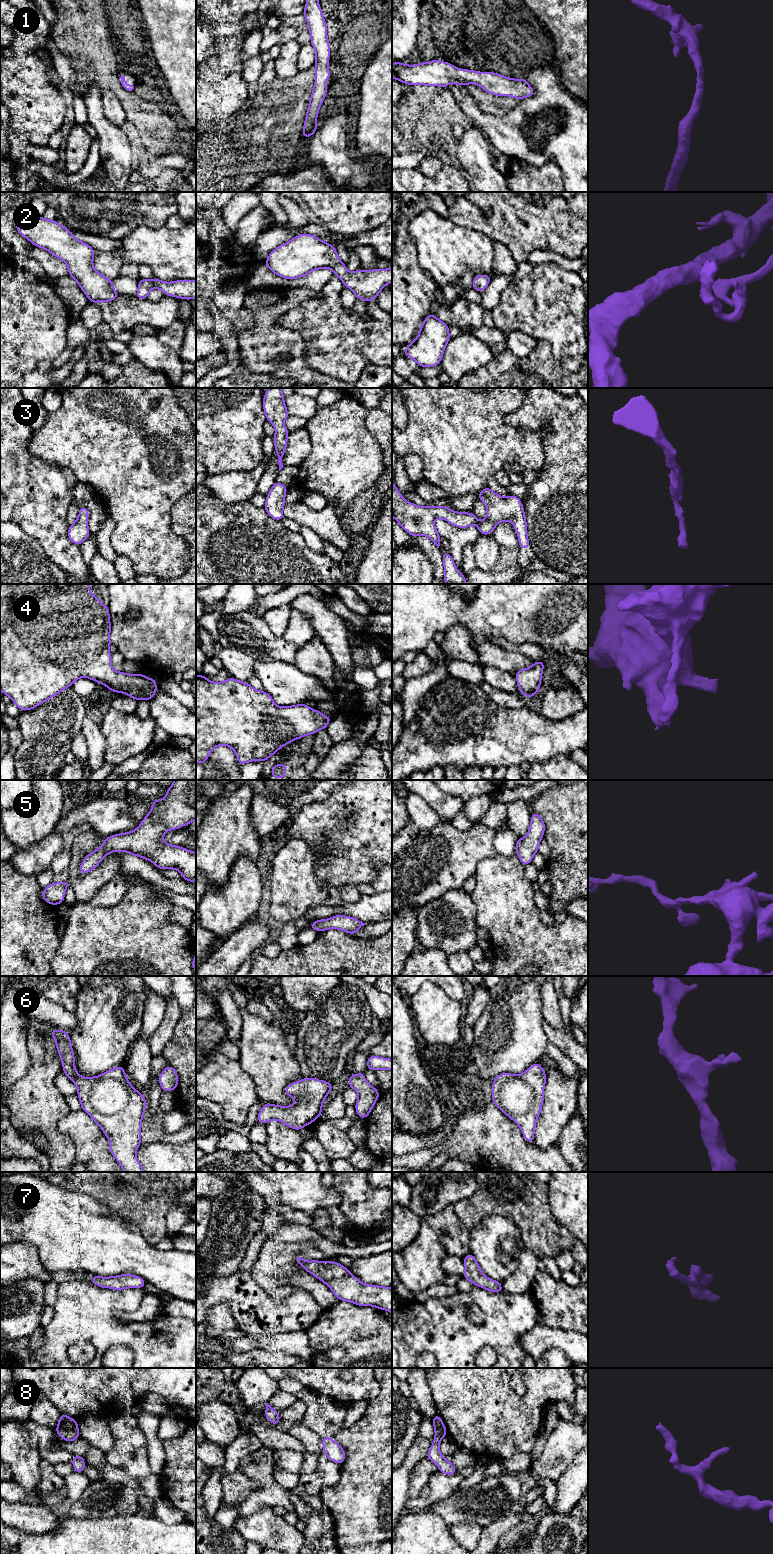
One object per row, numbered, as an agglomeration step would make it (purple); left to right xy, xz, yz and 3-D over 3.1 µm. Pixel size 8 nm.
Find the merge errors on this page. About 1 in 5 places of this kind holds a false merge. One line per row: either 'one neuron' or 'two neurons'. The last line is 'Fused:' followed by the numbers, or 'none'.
1: one neuron
2: one neuron
3: one neuron
4: one neuron
5: one neuron
6: one neuron
7: one neuron
8: one neuron
Fused: none

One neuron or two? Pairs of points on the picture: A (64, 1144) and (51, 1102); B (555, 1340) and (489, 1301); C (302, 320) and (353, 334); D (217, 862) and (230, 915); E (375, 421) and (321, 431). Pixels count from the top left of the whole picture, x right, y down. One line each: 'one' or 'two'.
A: one
B: two
C: one
D: two
E: two

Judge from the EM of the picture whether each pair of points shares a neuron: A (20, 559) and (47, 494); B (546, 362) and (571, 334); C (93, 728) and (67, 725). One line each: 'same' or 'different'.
A: different
B: different
C: different

